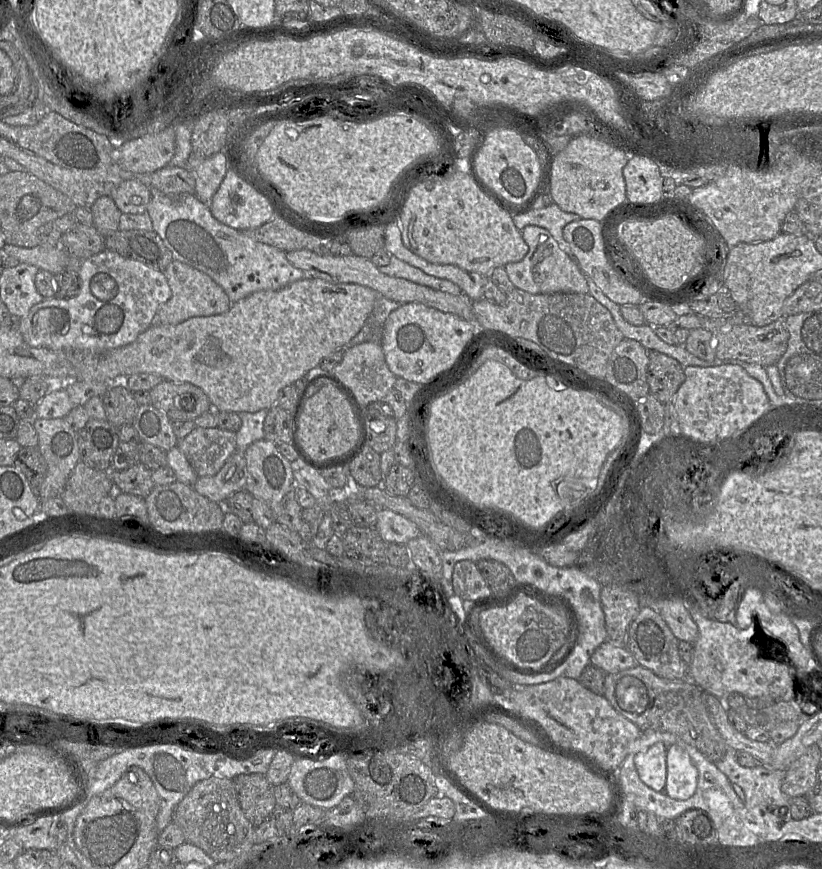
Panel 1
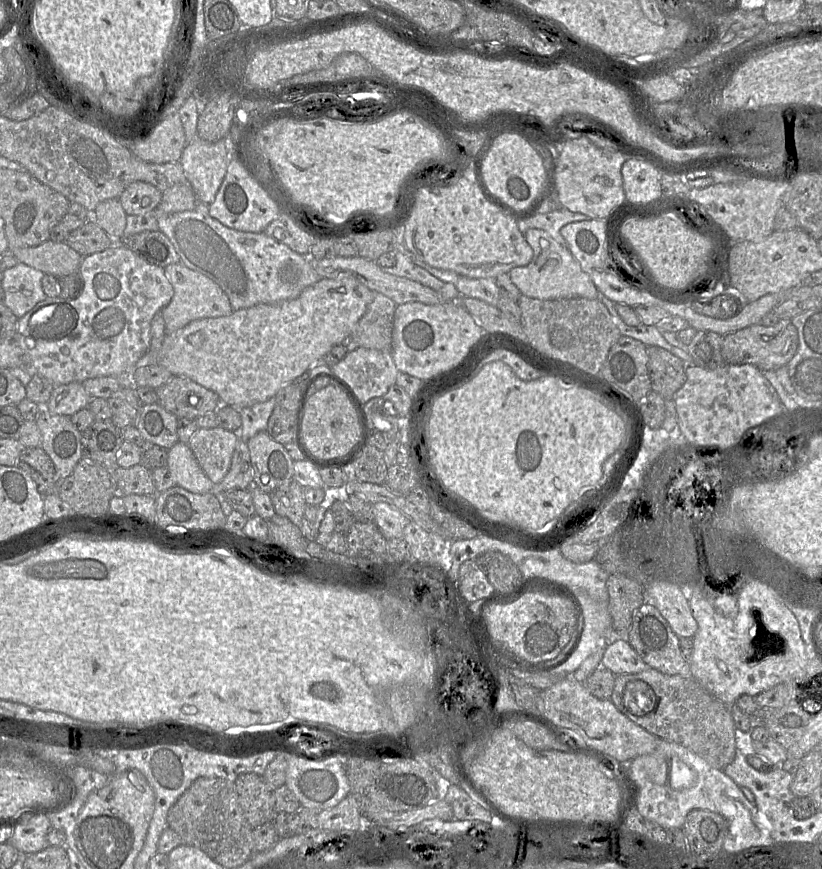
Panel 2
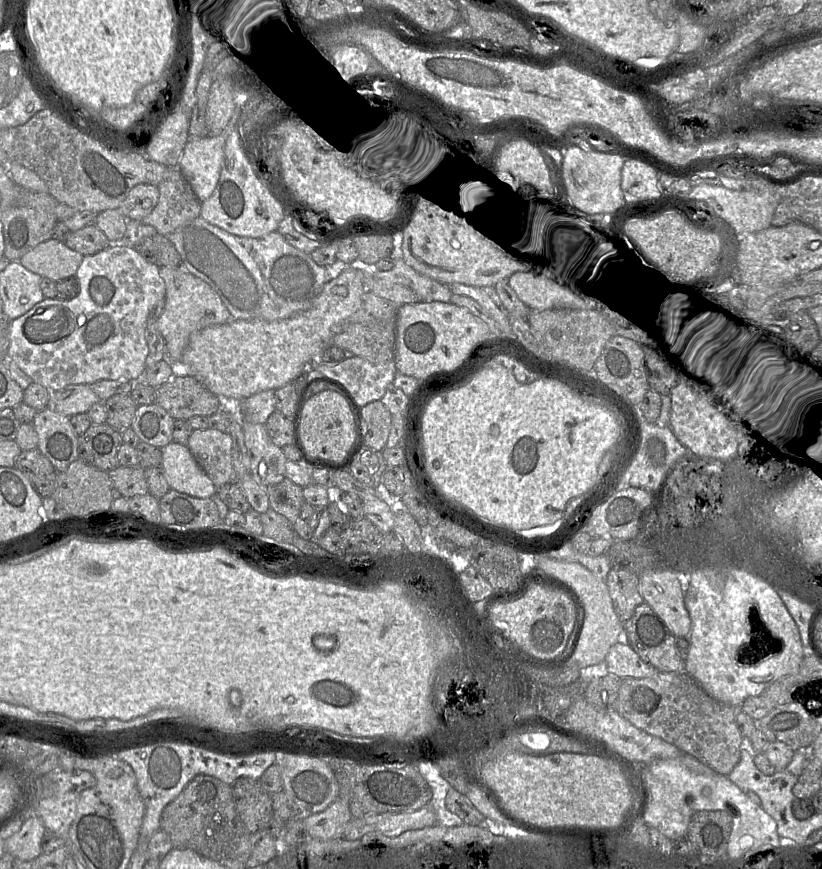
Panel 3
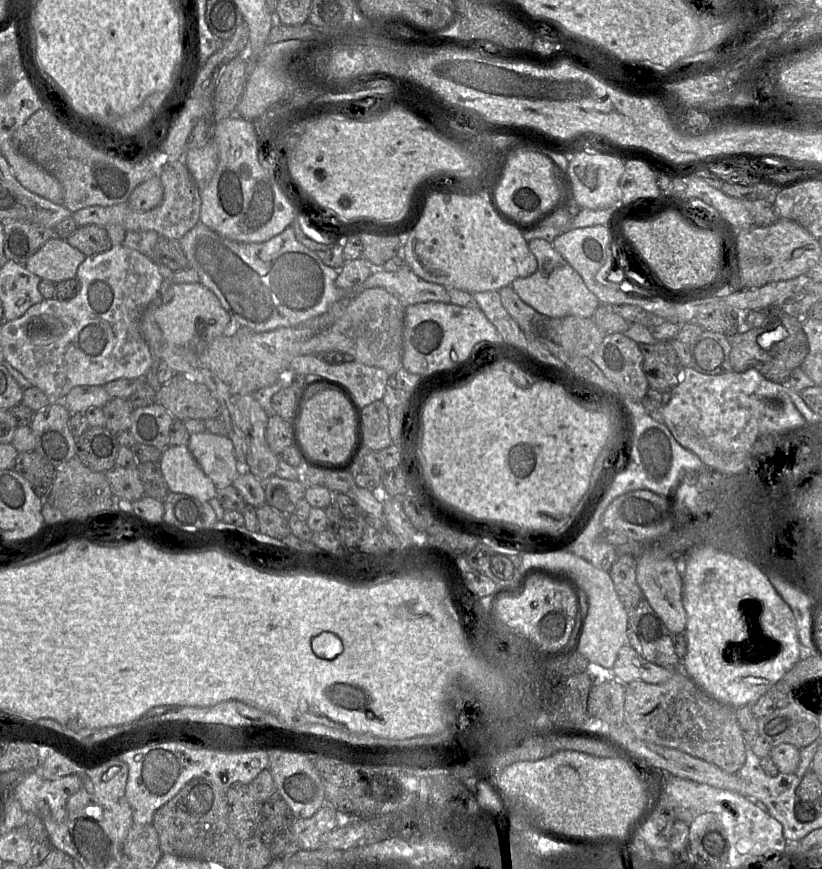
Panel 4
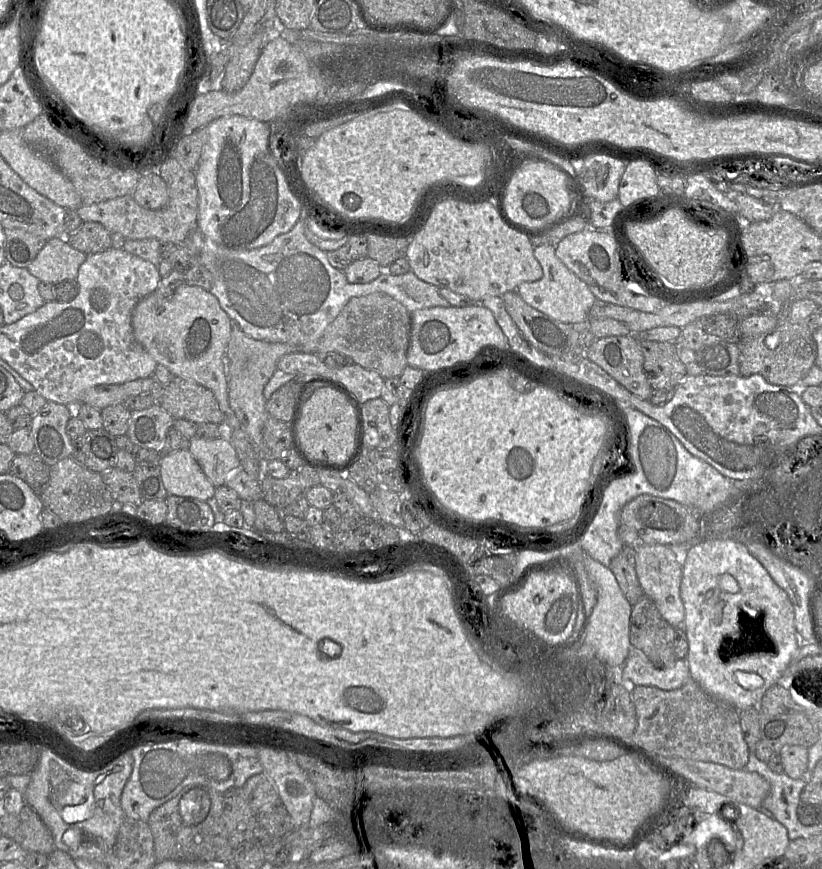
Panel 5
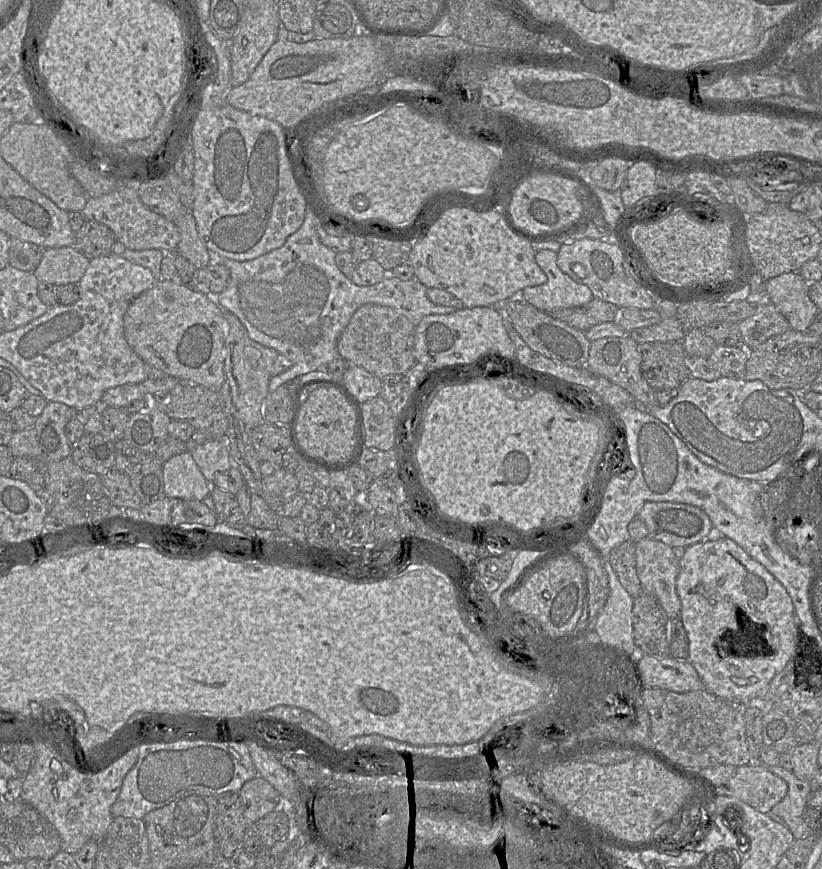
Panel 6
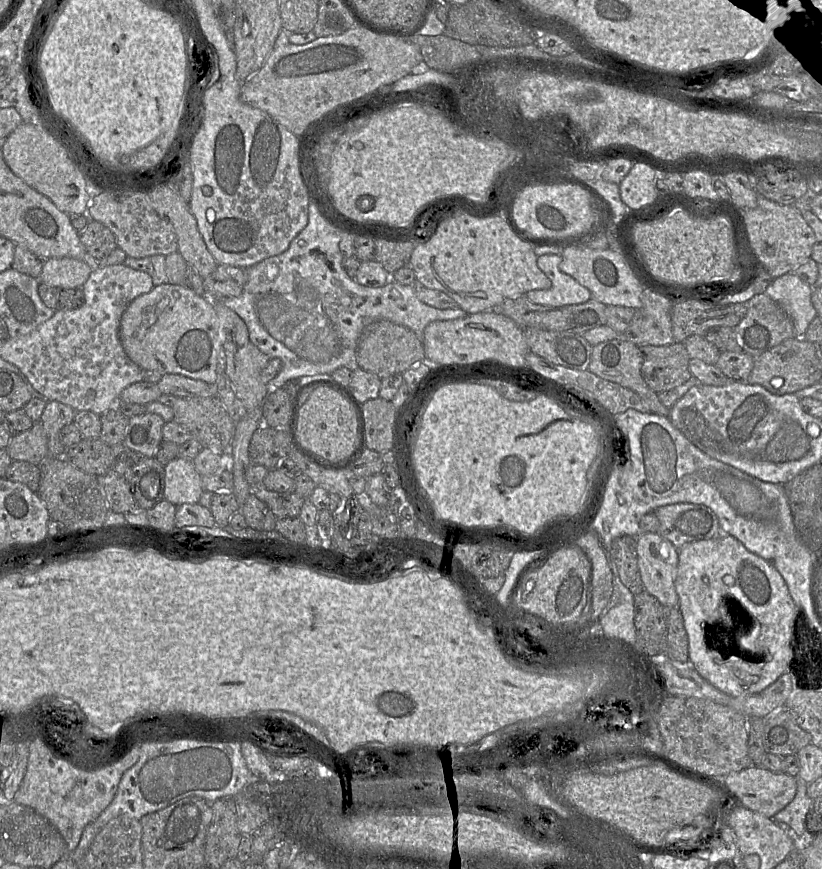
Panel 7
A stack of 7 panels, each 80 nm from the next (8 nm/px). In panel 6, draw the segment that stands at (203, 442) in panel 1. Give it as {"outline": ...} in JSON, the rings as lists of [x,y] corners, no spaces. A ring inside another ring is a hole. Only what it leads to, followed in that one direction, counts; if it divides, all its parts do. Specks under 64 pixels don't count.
{"outline":[[[211,440],[189,452],[209,483],[213,483],[218,473],[228,471],[233,466],[225,440]]]}

